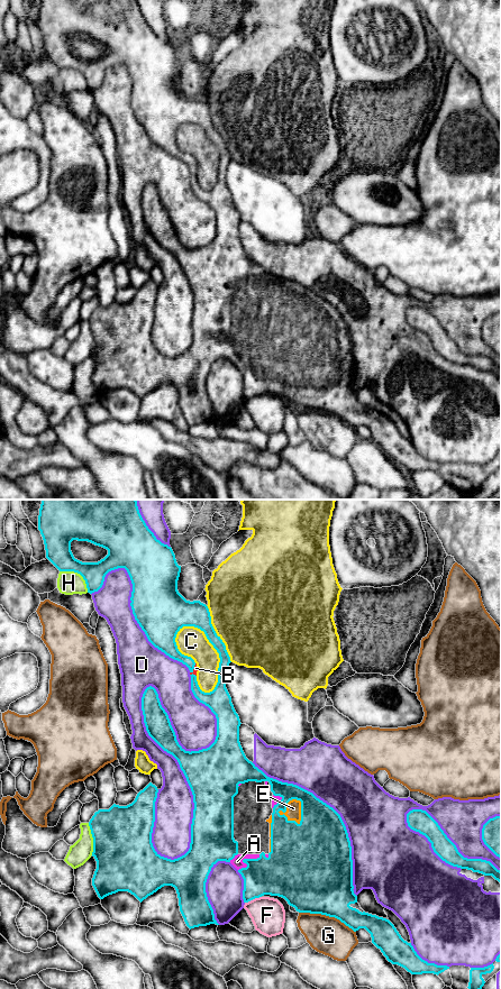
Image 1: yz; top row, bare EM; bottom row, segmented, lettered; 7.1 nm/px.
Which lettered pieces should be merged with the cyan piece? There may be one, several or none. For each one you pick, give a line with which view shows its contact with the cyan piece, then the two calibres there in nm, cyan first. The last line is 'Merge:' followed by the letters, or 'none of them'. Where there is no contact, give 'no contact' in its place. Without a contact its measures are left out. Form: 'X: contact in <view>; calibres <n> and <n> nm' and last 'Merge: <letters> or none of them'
A: contact in yz; calibres 280 and 80 nm
B: contact in yz; calibres 120 and 30 nm
E: contact in yz; calibres 380 and 110 nm
Merge: A, B, E

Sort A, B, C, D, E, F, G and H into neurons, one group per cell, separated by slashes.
A B E / C / D / F / G / H

